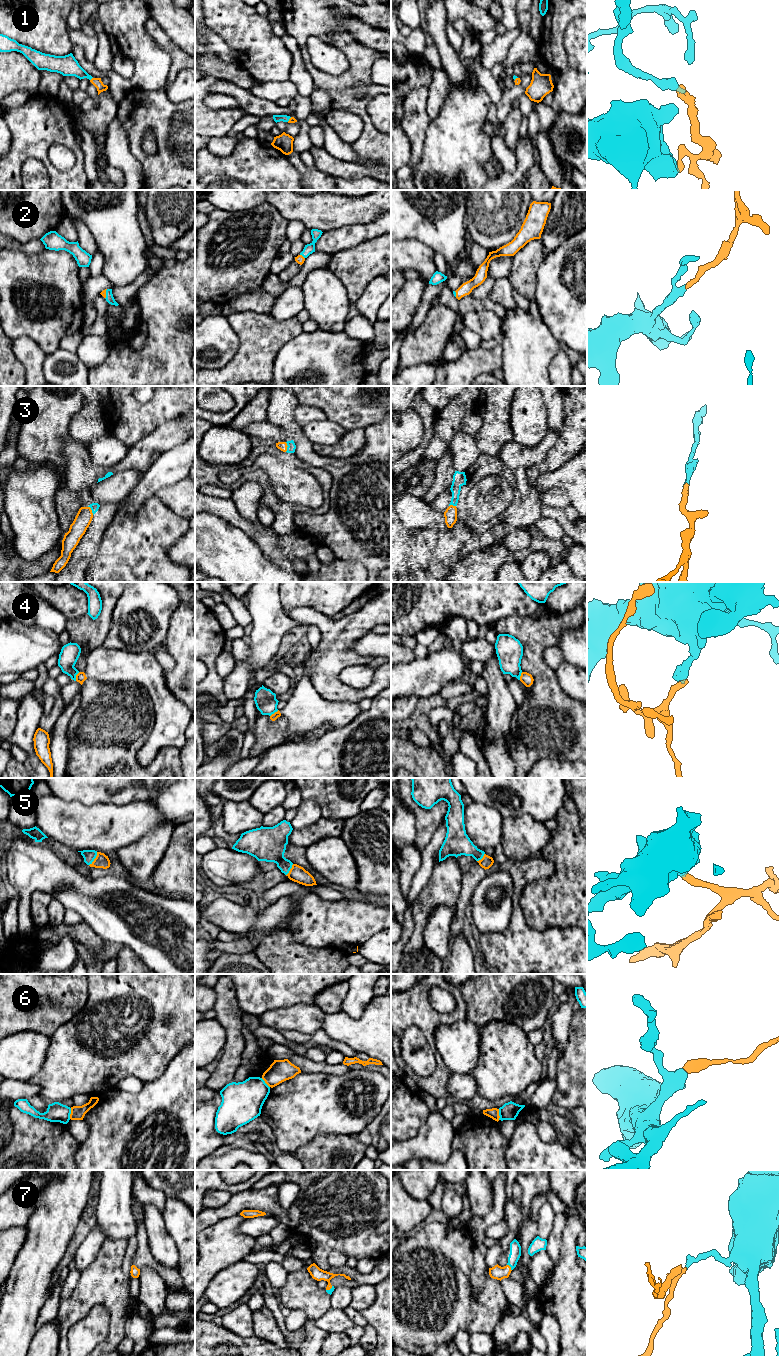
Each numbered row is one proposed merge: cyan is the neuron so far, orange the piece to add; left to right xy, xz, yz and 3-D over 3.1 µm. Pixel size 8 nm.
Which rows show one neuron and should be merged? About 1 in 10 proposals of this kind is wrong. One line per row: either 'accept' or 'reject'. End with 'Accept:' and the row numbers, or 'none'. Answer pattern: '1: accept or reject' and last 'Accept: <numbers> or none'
1: accept
2: accept
3: accept
4: reject
5: accept
6: reject
7: accept
Accept: 1, 2, 3, 5, 7

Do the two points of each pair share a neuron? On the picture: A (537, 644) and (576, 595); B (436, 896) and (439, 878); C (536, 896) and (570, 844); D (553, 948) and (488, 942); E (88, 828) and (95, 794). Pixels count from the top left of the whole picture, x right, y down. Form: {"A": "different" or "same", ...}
{"A": "different", "B": "same", "C": "same", "D": "same", "E": "different"}

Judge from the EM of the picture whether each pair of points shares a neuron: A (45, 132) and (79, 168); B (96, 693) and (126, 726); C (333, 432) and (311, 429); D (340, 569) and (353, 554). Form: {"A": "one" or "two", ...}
{"A": "one", "B": "one", "C": "one", "D": "two"}

